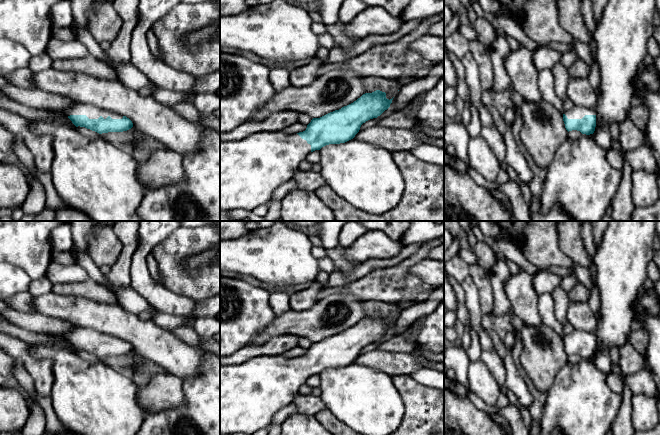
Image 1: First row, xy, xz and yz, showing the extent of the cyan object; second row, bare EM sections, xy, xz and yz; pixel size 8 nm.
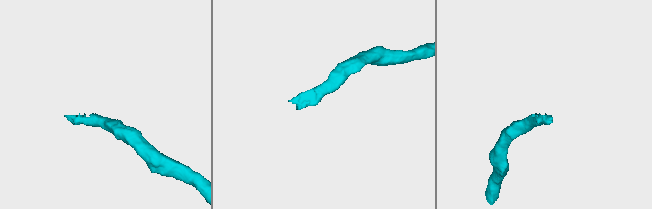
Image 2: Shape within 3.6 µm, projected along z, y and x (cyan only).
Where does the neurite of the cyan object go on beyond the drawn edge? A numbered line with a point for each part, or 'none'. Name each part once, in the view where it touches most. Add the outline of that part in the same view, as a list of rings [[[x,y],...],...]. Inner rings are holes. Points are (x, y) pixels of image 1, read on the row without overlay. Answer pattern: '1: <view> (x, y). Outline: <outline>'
1: xy (91, 335). Outline: [[[77,326],[63,335],[54,335],[54,336],[62,337],[66,341],[70,339],[86,339],[89,343],[98,343],[100,340],[102,340],[104,343],[106,343],[108,340],[110,340],[112,343],[123,342],[123,339],[121,338],[106,333],[101,333],[92,328],[83,328]]]

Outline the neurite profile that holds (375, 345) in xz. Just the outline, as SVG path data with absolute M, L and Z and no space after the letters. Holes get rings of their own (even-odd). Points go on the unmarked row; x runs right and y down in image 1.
M389 331L387 334L385 334L380 340L378 340L377 342L373 342L370 343L368 345L366 345L365 347L363 347L360 351L360 354L369 352L371 350L375 350L378 349L379 346L383 343L386 342L388 340L390 340L393 337L393 334Z

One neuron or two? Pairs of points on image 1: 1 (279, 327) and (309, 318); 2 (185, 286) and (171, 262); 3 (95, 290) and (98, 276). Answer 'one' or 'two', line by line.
1: one
2: one
3: two

